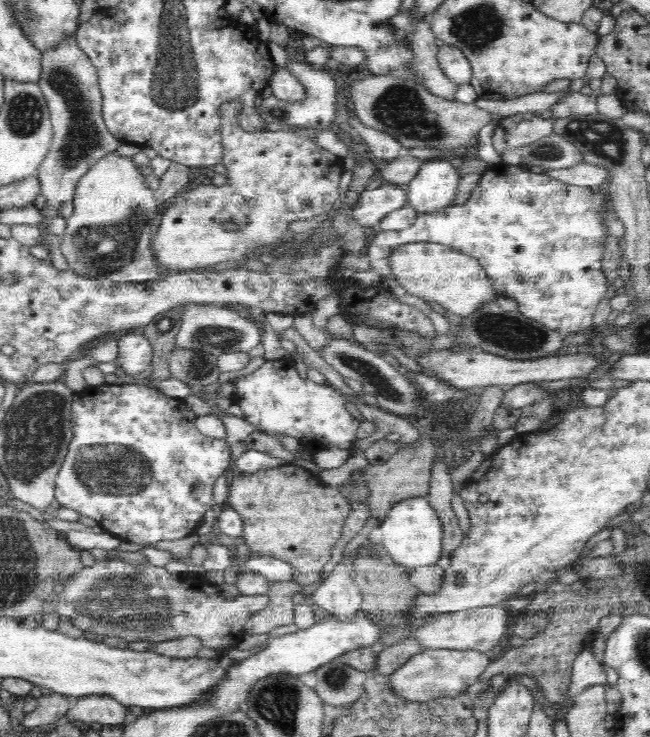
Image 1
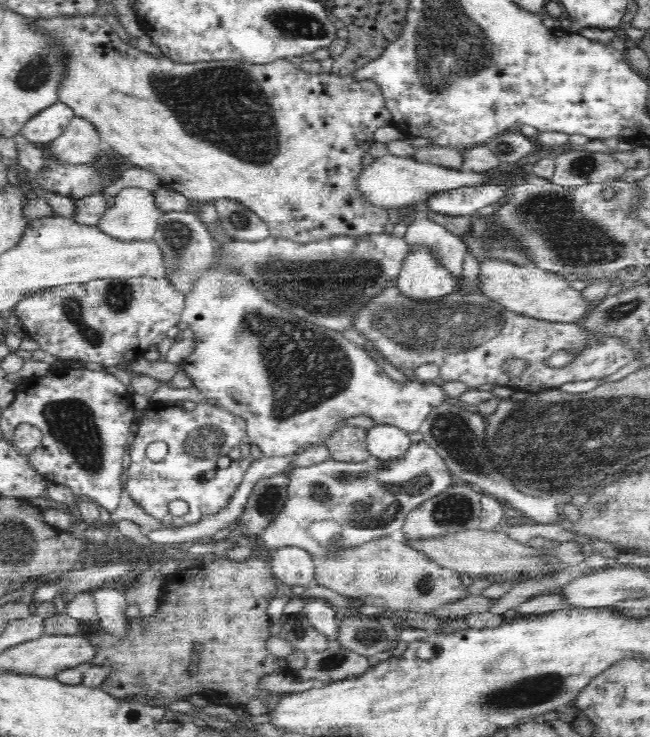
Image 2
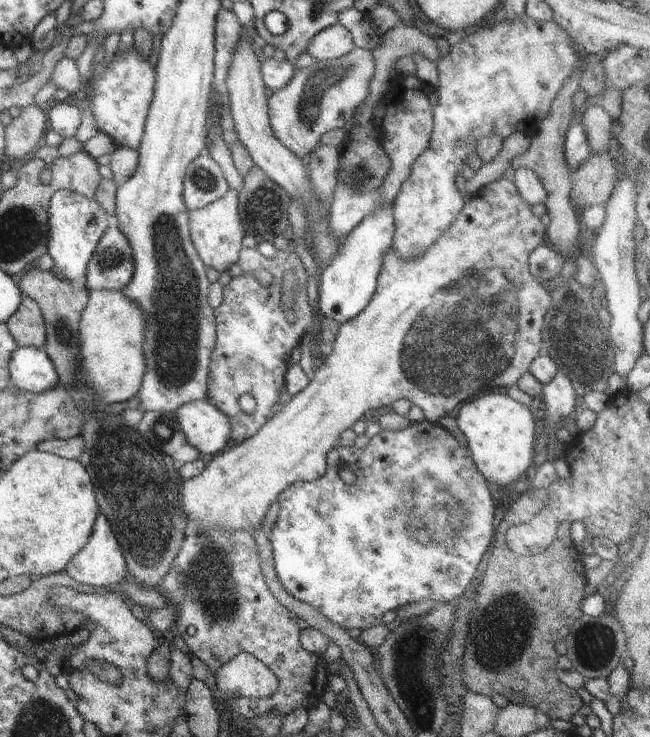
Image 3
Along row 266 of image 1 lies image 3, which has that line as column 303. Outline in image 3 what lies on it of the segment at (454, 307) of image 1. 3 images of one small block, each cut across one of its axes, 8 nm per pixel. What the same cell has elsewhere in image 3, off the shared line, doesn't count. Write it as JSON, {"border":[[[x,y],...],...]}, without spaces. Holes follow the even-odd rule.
{"border":[[[504,177],[494,183],[484,186],[478,193],[470,198],[468,204],[464,204],[463,210],[458,214],[456,221],[448,228],[448,231],[424,254],[424,256],[414,261],[400,261],[395,256],[393,244],[383,257],[383,264],[377,279],[377,286],[372,296],[372,300],[364,310],[348,322],[339,325],[338,331],[331,335],[333,339],[332,353],[324,358],[322,365],[315,368],[314,379],[310,380],[308,386],[298,394],[292,395],[290,402],[284,404],[282,411],[275,414],[269,421],[266,421],[254,436],[247,438],[239,445],[230,446],[222,450],[216,456],[208,459],[207,467],[194,478],[181,483],[180,496],[182,498],[182,514],[185,516],[184,538],[202,537],[207,531],[221,531],[222,533],[236,533],[246,531],[253,536],[255,531],[261,528],[265,521],[269,506],[277,501],[280,493],[297,482],[313,481],[324,476],[327,469],[327,454],[339,446],[340,435],[346,429],[352,429],[355,422],[362,418],[368,409],[382,408],[390,406],[396,400],[410,400],[412,405],[420,407],[424,412],[426,421],[437,423],[446,414],[456,414],[456,406],[460,402],[476,398],[478,395],[496,390],[498,386],[508,388],[512,384],[517,384],[518,379],[529,370],[531,362],[538,356],[540,348],[543,347],[542,326],[544,326],[544,316],[552,306],[552,294],[547,292],[536,278],[532,277],[528,269],[528,258],[530,254],[539,246],[547,242],[546,230],[540,220],[532,213],[531,207],[520,197],[516,186]]]}

